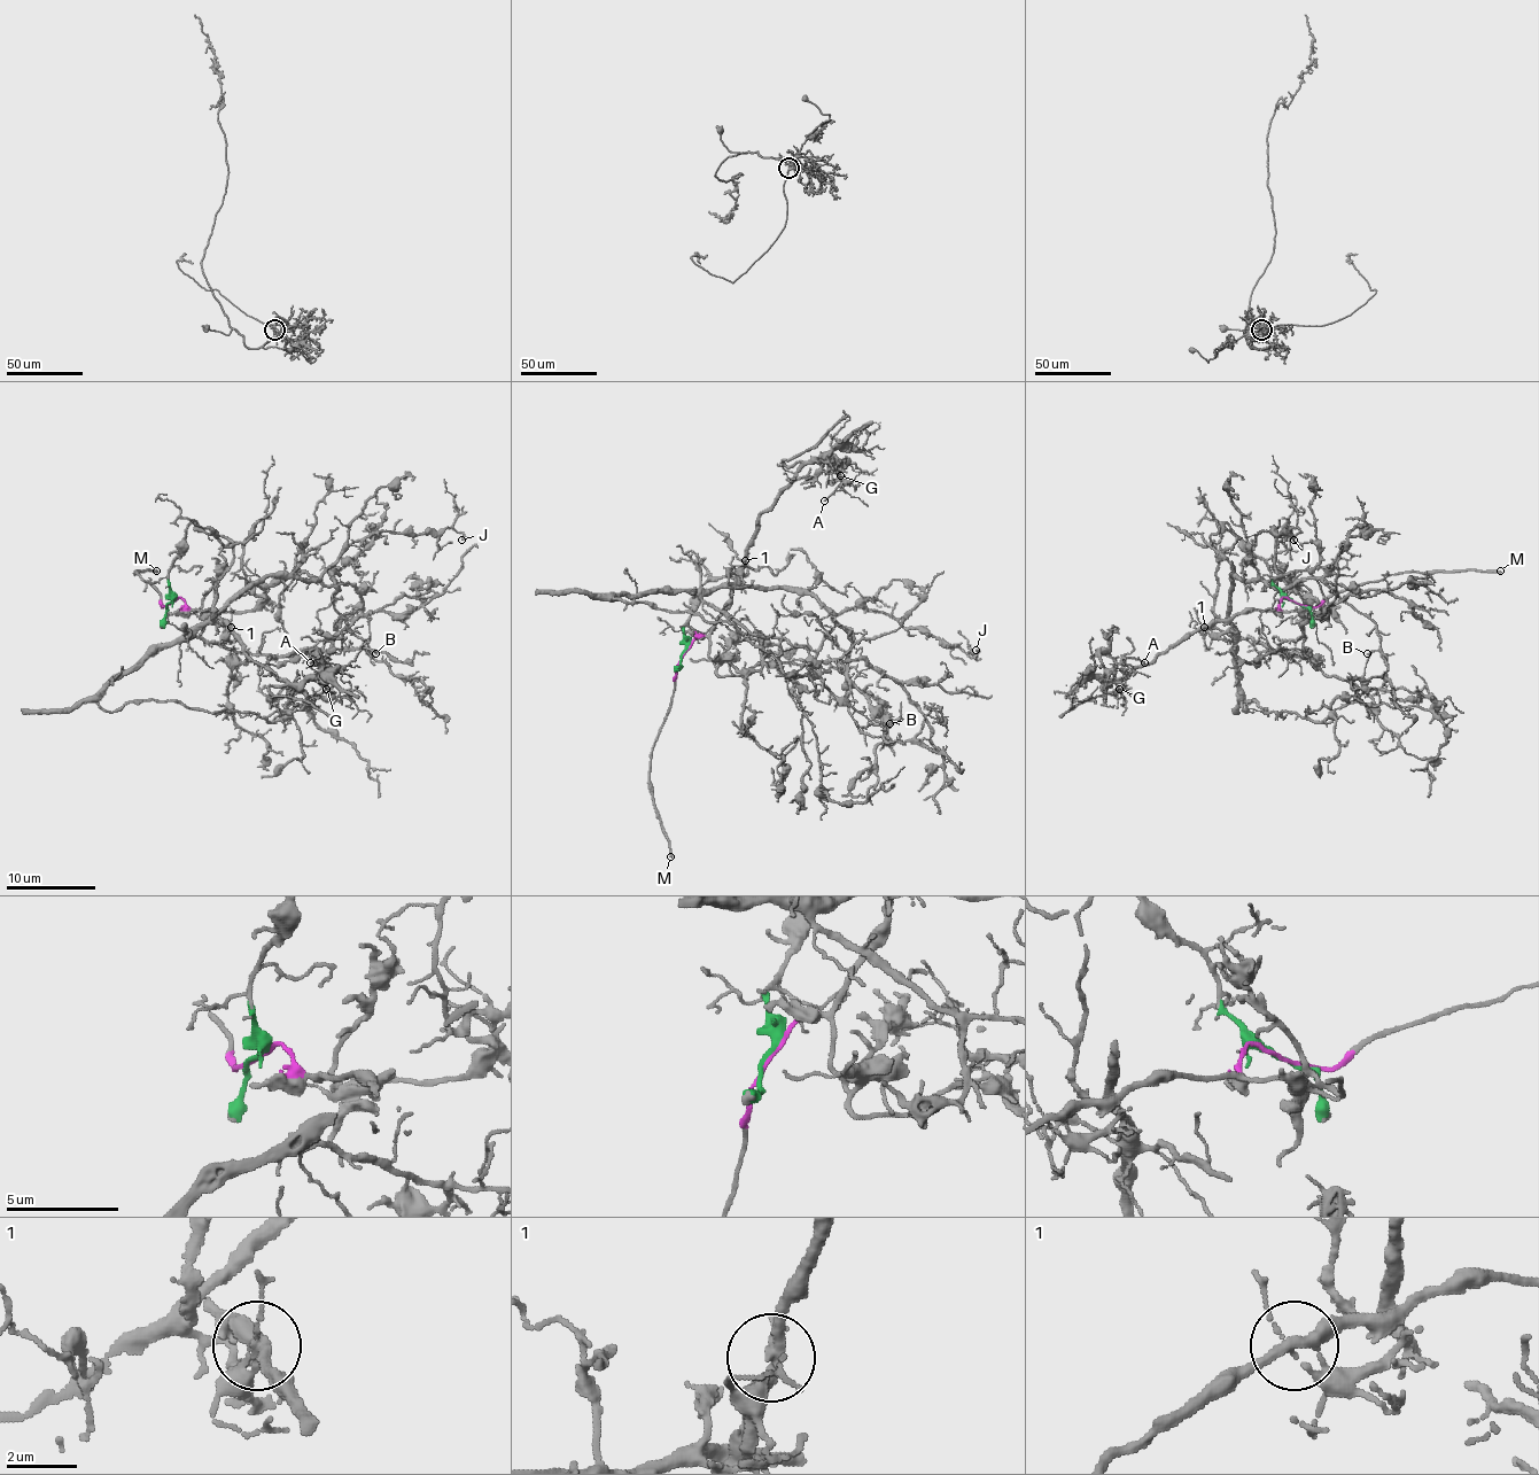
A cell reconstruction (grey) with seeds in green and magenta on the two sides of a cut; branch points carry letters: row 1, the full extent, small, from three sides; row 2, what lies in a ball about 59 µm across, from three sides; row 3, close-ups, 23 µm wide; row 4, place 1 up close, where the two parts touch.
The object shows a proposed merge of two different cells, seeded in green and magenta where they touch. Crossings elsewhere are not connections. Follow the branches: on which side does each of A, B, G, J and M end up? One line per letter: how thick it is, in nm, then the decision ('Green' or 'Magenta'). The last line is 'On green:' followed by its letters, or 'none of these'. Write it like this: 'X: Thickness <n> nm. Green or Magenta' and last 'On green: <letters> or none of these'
A: Thickness 110 nm. Magenta
B: Thickness 110 nm. Green
G: Thickness 120 nm. Magenta
J: Thickness 160 nm. Green
M: Thickness 200 nm. Magenta
On green: B, J

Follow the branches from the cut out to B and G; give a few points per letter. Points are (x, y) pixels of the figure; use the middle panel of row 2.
B: (684, 653), (705, 584), (747, 573), (729, 571), (806, 588), (850, 630), (848, 712), (861, 731), (891, 722)
G: (684, 653), (693, 639), (709, 633), (745, 561), (756, 521), (776, 495), (808, 463), (825, 460), (841, 476)

